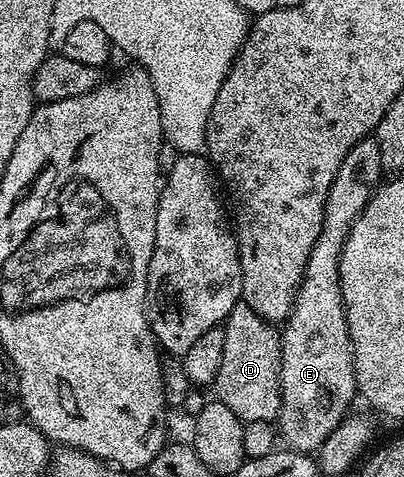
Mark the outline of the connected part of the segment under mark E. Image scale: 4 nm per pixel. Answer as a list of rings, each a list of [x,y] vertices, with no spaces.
[[[375,135],[354,142],[342,158],[342,166],[338,166],[338,178],[334,178],[334,186],[330,186],[330,194],[326,194],[326,210],[322,234],[318,234],[318,242],[314,242],[314,250],[310,250],[310,258],[306,262],[304,277],[296,297],[292,303],[292,313],[283,321],[280,332],[280,389],[282,390],[282,406],[278,417],[278,432],[287,447],[294,452],[312,454],[320,449],[326,438],[349,415],[353,407],[352,399],[357,399],[358,389],[354,374],[354,358],[352,357],[352,339],[348,333],[348,319],[342,298],[340,285],[340,255],[348,237],[348,231],[357,216],[362,214],[366,202],[372,197],[385,175],[382,166],[382,150]]]

